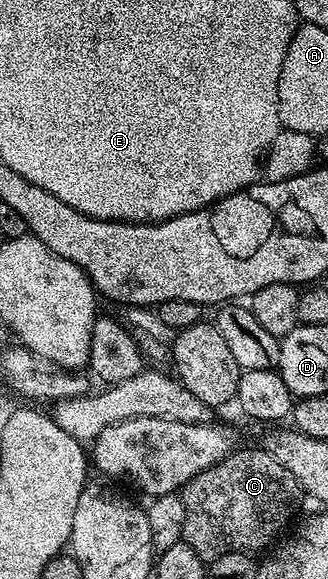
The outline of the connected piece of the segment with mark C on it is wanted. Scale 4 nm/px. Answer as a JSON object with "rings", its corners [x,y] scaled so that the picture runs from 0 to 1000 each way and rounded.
{"rings":[[[799,770],[707,777],[662,803],[601,817],[552,843],[564,872],[555,936],[573,938],[622,969],[686,955],[780,955],[841,936],[851,915],[899,883],[899,853],[918,843],[899,826]]]}

